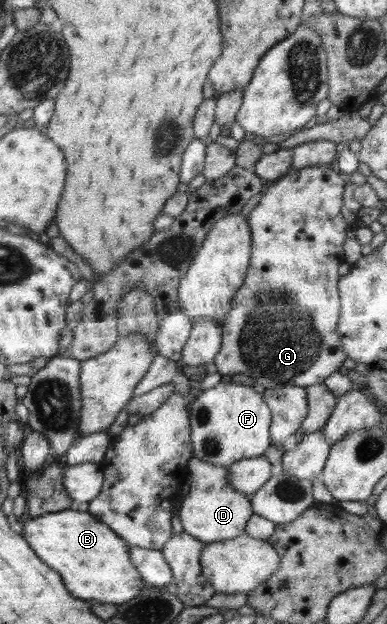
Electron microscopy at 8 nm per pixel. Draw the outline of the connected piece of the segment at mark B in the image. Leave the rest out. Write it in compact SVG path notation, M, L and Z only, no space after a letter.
M67 509L31 517L24 521L22 533L35 553L40 553L52 569L64 573L68 589L80 599L120 605L135 599L142 591L141 574L131 561L130 547L111 526L91 513Z

